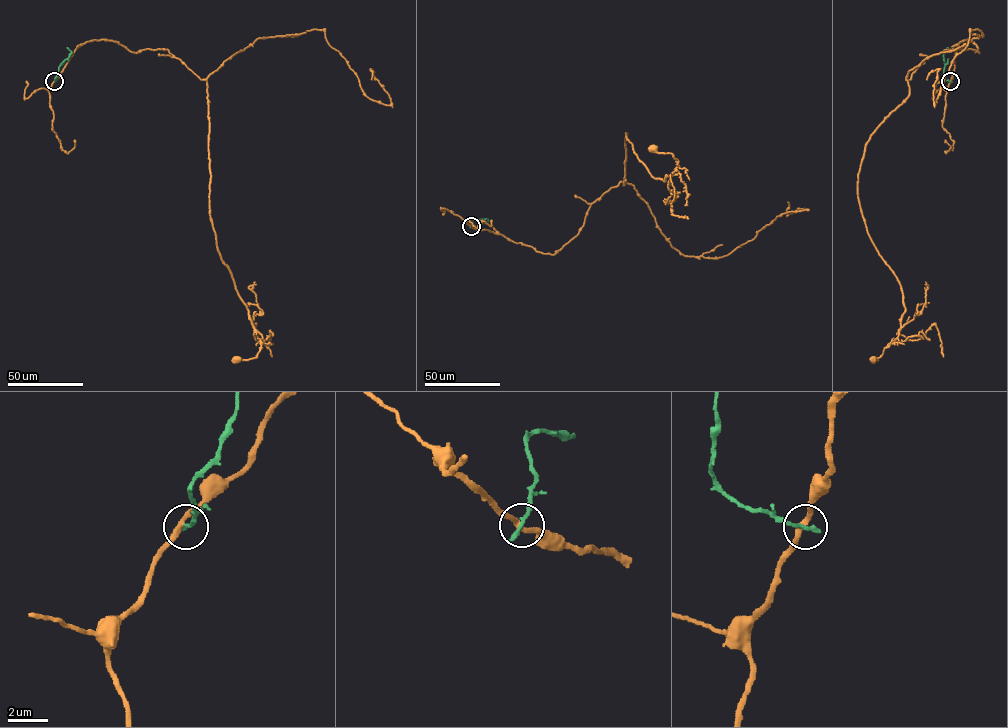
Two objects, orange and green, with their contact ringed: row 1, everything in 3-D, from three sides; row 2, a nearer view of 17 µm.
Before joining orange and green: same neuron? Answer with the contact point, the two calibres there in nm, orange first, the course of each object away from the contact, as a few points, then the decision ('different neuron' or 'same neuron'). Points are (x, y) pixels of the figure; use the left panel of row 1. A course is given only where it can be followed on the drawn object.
(54, 81) | 280/260 nm | orange via (54, 81), (94, 39), (135, 53), (166, 49), (206, 80), (210, 216), (262, 337), (256, 357), (236, 359) | green via (54, 81), (59, 66), (71, 52), (67, 47) | different neuron

